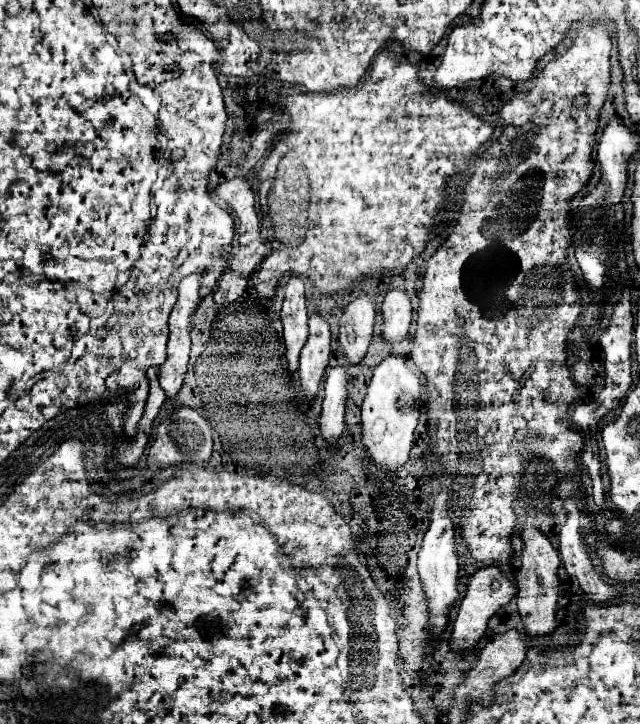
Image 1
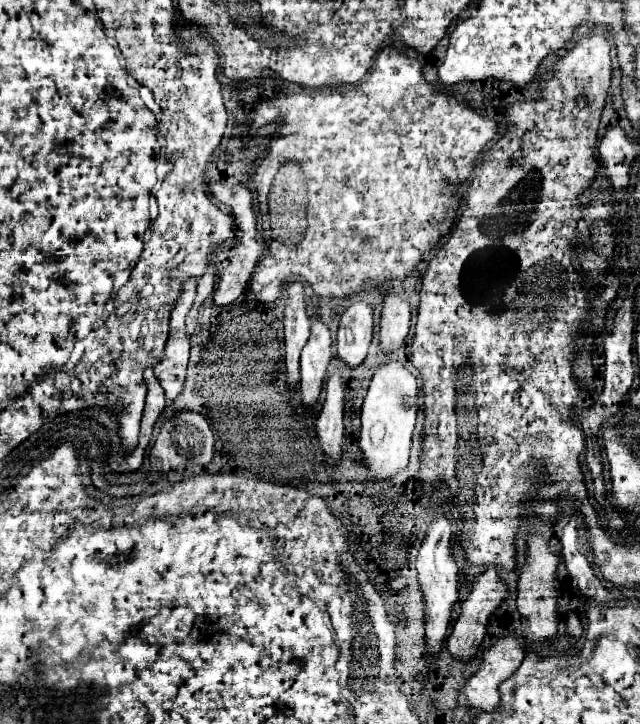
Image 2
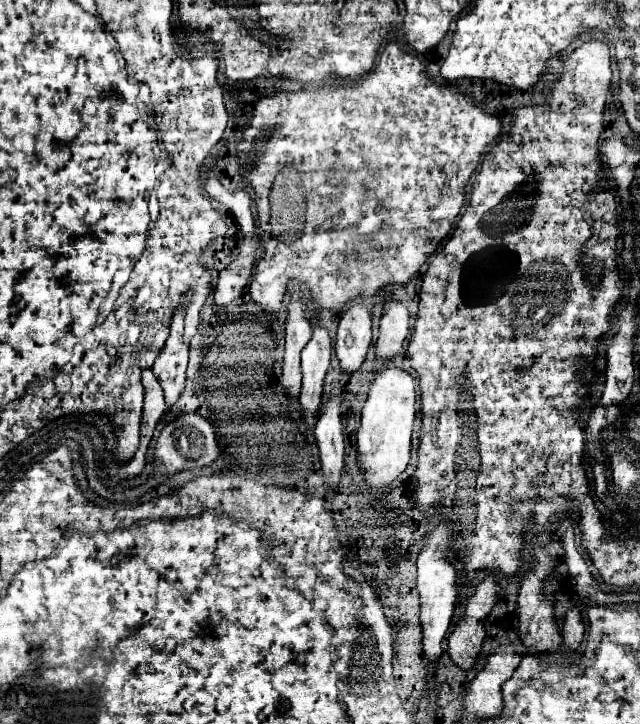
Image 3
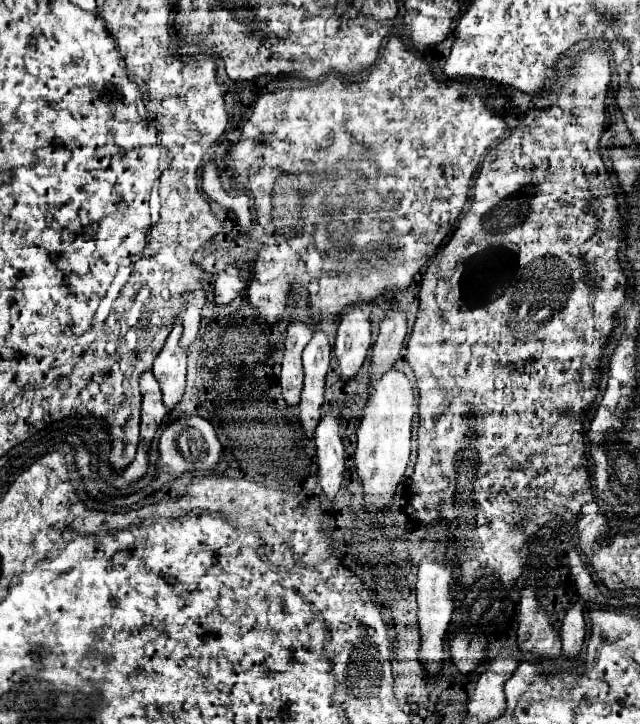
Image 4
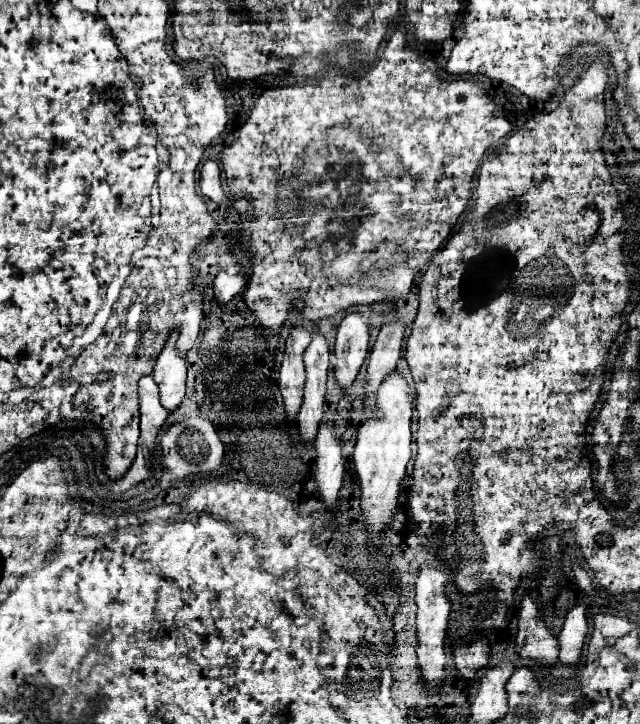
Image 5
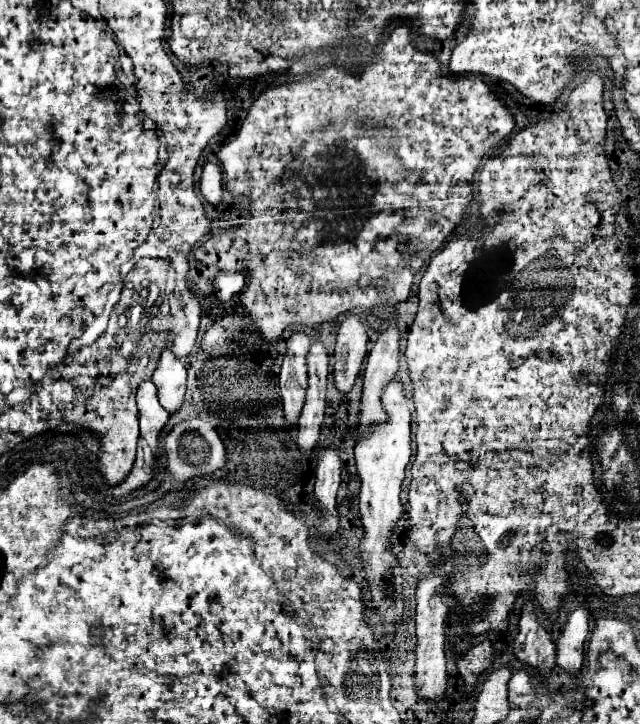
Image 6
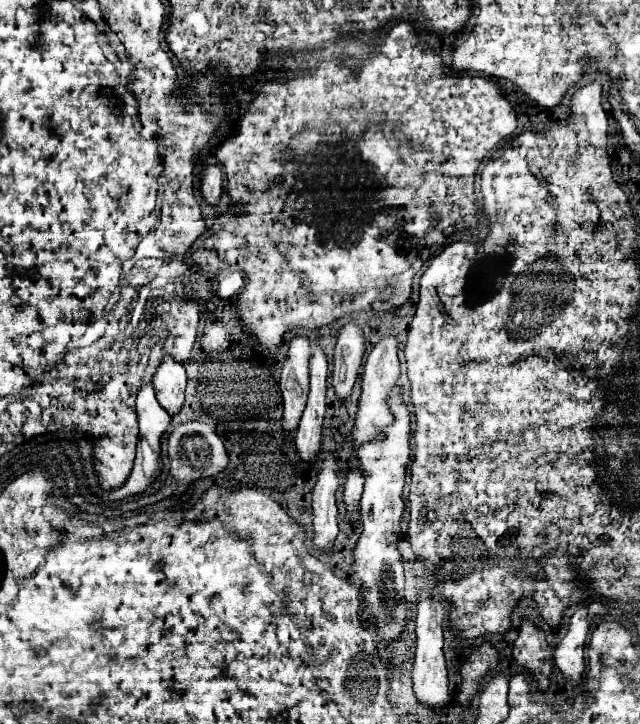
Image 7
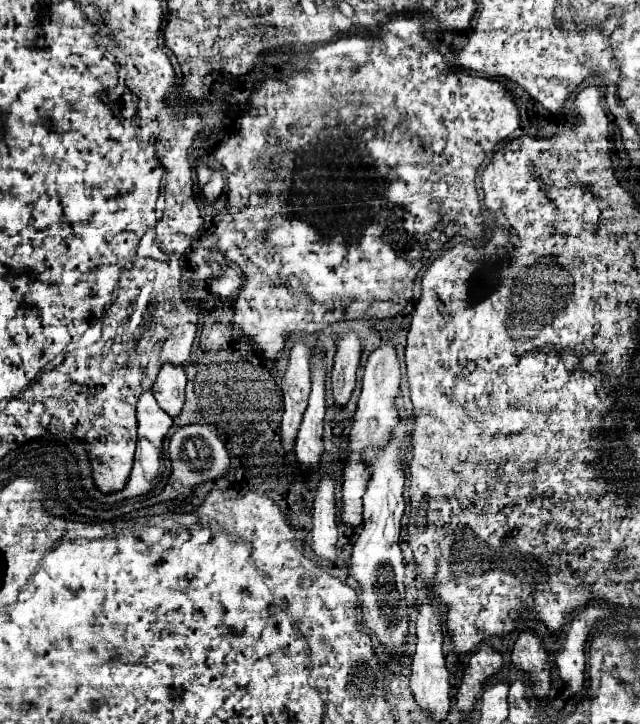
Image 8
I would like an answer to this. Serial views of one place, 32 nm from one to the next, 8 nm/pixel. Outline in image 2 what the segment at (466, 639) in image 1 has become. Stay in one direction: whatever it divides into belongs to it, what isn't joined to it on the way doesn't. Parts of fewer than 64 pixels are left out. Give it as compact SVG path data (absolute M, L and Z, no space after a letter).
M488 568L472 586L472 592L468 596L468 600L462 604L462 614L448 638L448 652L454 656L454 660L458 662L470 662L474 658L474 654L478 652L484 634L486 634L486 622L490 618L490 614L498 608L498 604L508 596L506 592L506 584L498 578L494 568Z

